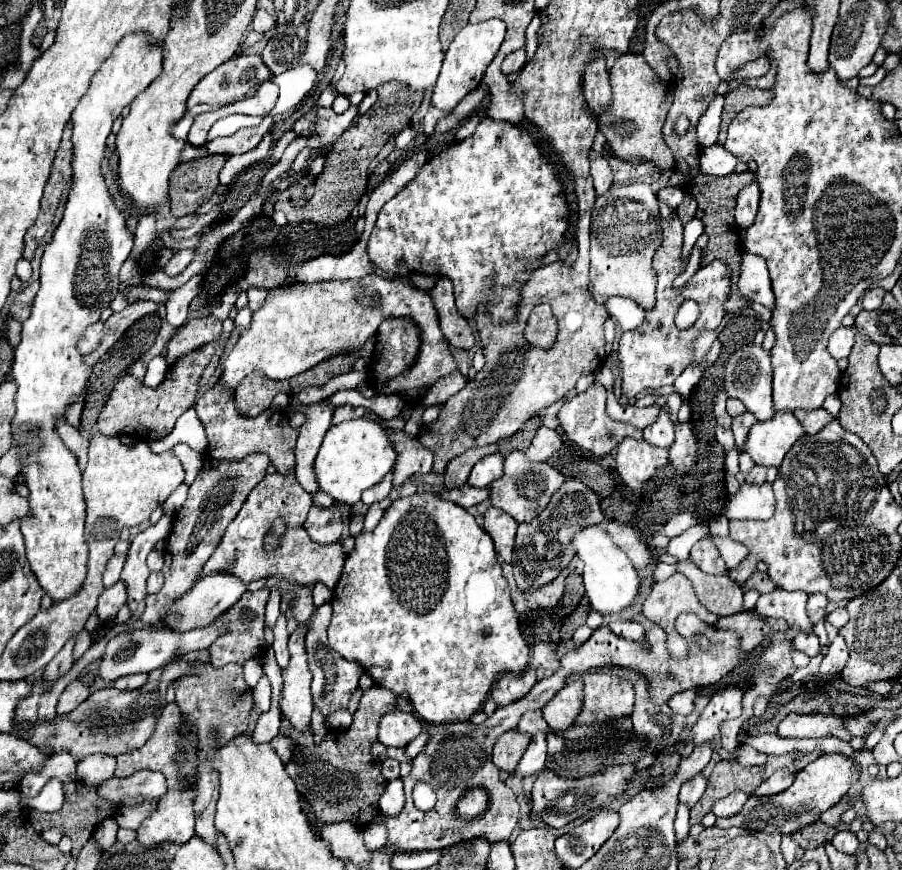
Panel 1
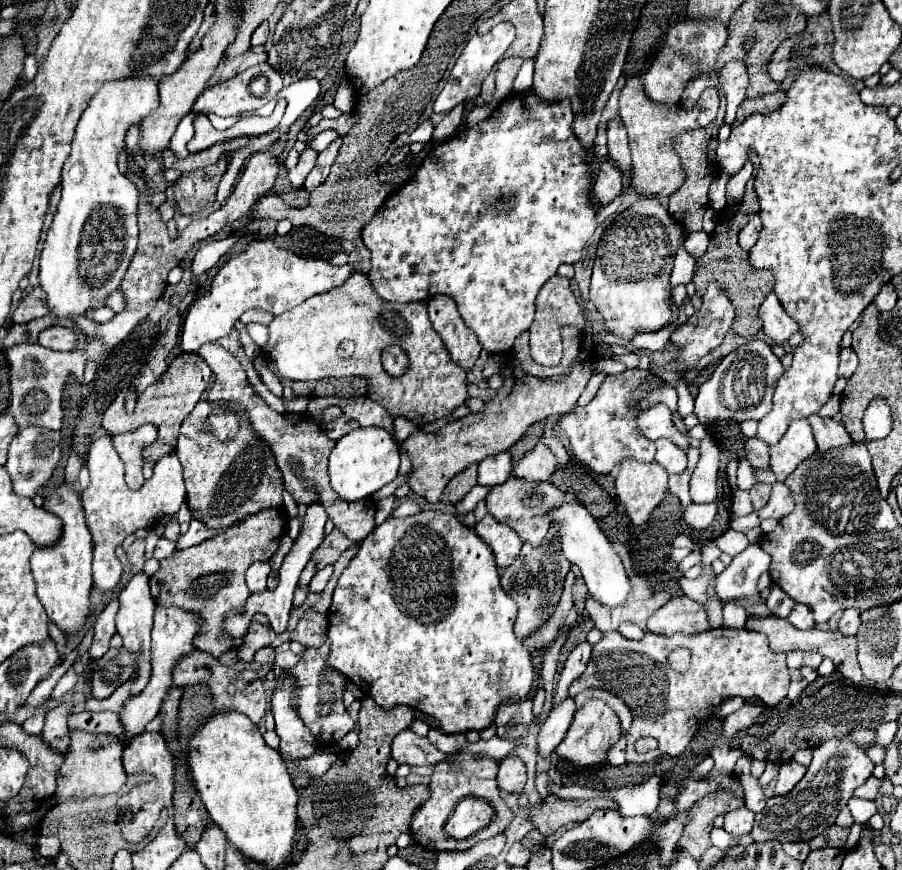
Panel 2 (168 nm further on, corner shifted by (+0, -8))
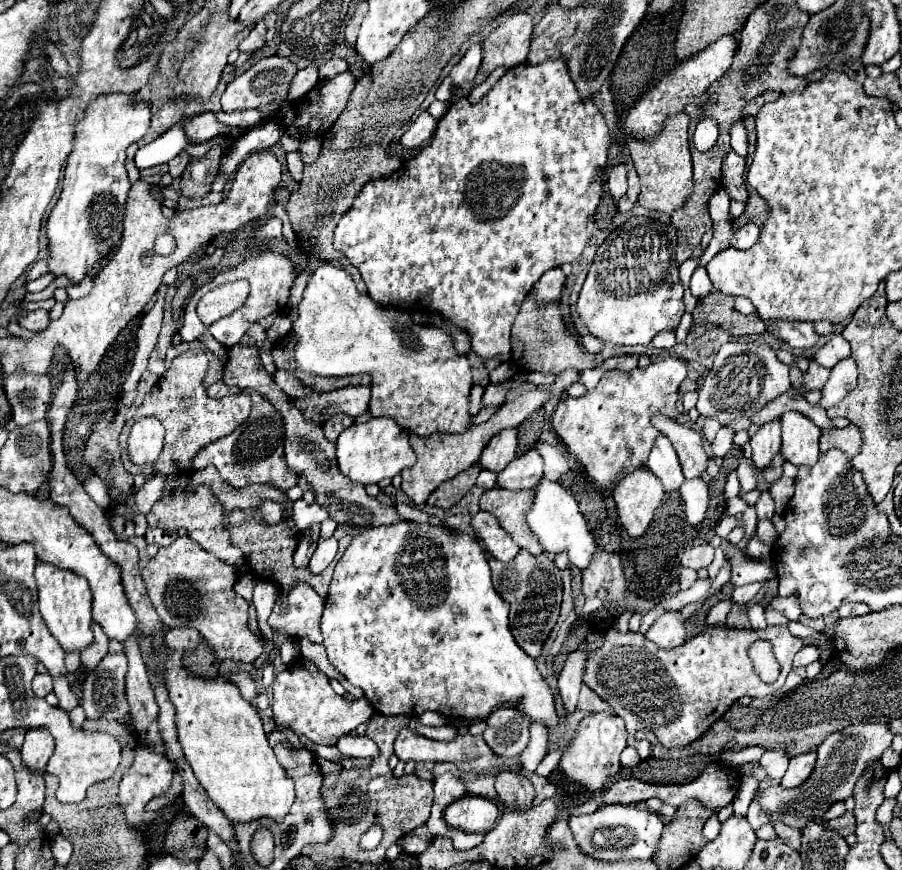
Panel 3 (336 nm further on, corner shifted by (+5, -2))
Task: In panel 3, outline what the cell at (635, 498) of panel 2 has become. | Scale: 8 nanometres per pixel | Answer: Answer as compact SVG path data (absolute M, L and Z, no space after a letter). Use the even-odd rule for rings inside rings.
M642 467L620 479L612 495L618 517L628 535L640 537L650 525L664 497L664 489L660 487L660 481L646 467Z

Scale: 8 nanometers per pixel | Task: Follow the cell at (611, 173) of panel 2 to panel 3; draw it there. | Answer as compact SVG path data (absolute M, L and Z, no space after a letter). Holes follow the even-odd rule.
M626 165L608 167L608 169L604 171L604 175L606 175L604 187L606 187L606 189L612 193L612 197L618 201L618 199L624 195L624 191L628 189L628 185L626 185L626 177L628 177Z

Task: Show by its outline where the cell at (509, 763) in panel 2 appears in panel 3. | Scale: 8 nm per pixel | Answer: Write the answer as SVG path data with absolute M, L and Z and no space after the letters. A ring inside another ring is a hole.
M502 771L500 775L496 775L496 793L504 807L516 811L530 809L534 801L532 783L524 775L512 771Z

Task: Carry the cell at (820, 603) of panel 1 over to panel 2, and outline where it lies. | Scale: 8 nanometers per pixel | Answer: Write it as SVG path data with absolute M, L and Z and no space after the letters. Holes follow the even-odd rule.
M797 603L793 613L787 619L791 625L795 625L797 629L813 629L815 627L815 619L813 619L813 609L809 605Z

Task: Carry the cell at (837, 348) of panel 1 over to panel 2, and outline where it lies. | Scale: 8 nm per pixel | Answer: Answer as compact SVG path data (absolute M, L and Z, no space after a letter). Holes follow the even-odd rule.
M851 347L841 349L841 359L839 359L839 375L841 377L851 377L857 369L857 355Z

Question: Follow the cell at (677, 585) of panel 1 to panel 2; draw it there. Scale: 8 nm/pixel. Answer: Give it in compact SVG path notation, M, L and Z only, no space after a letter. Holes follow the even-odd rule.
M687 595L671 597L663 607L659 607L649 619L647 629L657 635L673 635L673 633L701 633L711 629L705 609L689 599Z

